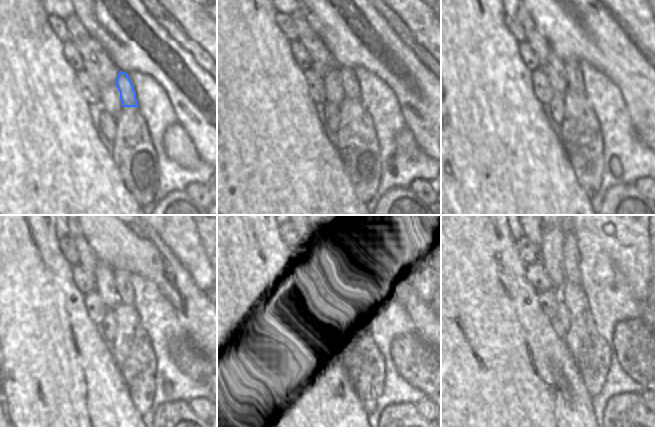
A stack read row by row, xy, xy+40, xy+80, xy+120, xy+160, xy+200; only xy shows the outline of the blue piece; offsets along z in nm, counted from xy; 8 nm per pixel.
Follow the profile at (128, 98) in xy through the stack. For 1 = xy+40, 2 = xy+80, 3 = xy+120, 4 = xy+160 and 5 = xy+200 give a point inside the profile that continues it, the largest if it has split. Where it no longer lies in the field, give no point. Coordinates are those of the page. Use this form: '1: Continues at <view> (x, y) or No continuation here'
1: Continues at xy+40 (350, 84)
2: Continues at xy+80 (572, 66)
3: Continues at xy+120 (125, 289)
4: Continues at xy+160 (347, 265)
5: Continues at xy+200 (571, 260).

